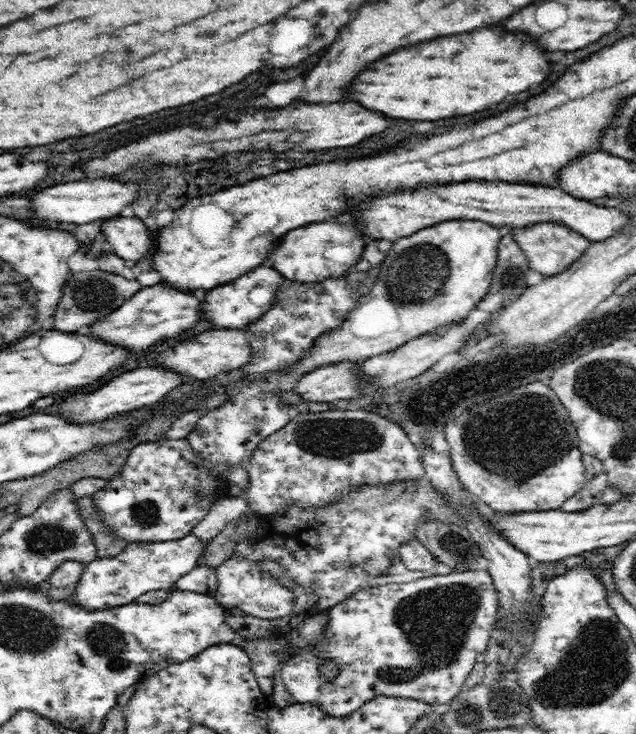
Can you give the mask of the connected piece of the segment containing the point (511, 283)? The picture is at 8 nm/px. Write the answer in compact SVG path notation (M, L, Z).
M512 233L504 235L498 243L498 258L492 272L492 284L488 294L484 294L476 308L486 312L503 308L527 287L528 270L528 257L520 249Z

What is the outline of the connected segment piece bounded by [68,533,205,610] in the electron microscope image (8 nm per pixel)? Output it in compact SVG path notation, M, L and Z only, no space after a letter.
M192 533L176 540L128 543L120 554L97 558L85 565L81 580L68 599L74 606L96 610L127 605L148 591L163 590L166 593L200 564L204 550L203 540Z

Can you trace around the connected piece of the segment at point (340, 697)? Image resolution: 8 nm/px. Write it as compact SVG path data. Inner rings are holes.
M482 570L480 572L467 572L456 573L453 571L447 576L424 576L418 578L414 582L406 582L406 584L384 584L384 586L366 587L360 589L354 594L350 594L348 598L344 598L342 602L336 604L327 610L328 624L323 634L323 639L315 649L306 649L300 651L289 659L280 668L280 675L288 692L294 697L296 703L312 703L313 705L320 706L325 714L334 716L335 718L342 718L349 716L352 712L356 712L366 702L371 701L374 697L402 697L413 698L427 702L431 705L448 704L454 697L456 697L463 689L464 682L470 674L474 664L481 658L481 653L486 650L488 646L490 634L494 630L496 623L496 616L499 606L499 594L493 584L493 579L488 571ZM322 661L336 661L340 665L337 677L331 683L326 681L324 676L319 673L319 666Z

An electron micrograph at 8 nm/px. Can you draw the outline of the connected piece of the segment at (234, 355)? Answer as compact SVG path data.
M211 329L198 336L176 344L174 348L156 356L154 366L164 366L182 375L187 381L206 381L221 374L230 373L248 364L252 358L252 345L243 329Z

